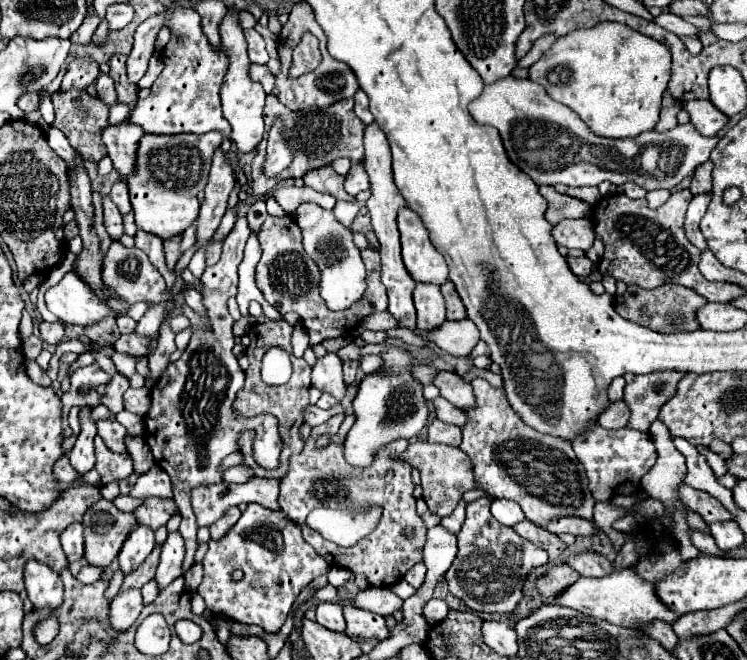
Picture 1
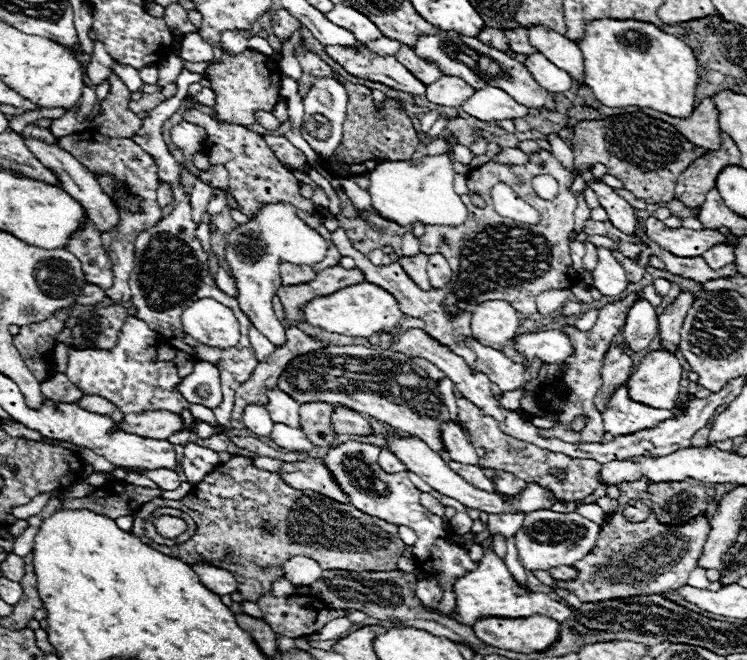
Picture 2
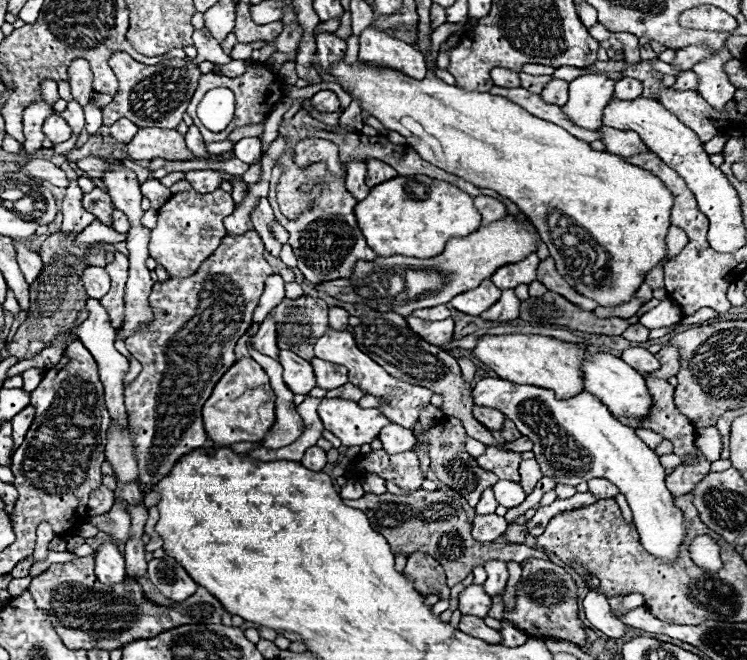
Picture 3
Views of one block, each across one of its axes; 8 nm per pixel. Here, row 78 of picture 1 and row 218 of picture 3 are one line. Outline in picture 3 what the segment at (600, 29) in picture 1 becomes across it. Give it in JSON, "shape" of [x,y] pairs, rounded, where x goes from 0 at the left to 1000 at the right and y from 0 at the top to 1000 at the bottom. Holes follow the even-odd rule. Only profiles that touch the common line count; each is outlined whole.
{"shape":[[[455,91],[450,100],[444,100],[444,115],[452,118],[452,124],[458,130],[463,130],[469,136],[469,145],[471,148],[479,148],[482,152],[482,161],[485,167],[493,167],[498,176],[503,176],[517,194],[527,197],[527,200],[535,200],[541,209],[549,209],[544,212],[562,236],[565,242],[608,264],[608,267],[616,267],[621,270],[624,276],[632,276],[635,282],[643,282],[643,285],[656,285],[672,297],[677,297],[680,303],[685,303],[710,333],[712,339],[720,345],[728,370],[734,373],[736,379],[736,388],[742,391],[742,400],[747,406],[747,415],[755,418],[755,424],[779,448],[801,458],[801,464],[809,464],[809,467],[819,467],[819,464],[830,464],[835,458],[843,458],[846,448],[851,445],[851,439],[862,430],[862,421],[865,415],[878,406],[881,400],[886,400],[892,394],[892,385],[894,385],[894,373],[892,373],[892,352],[894,352],[894,342],[897,342],[897,318],[900,318],[900,309],[902,309],[902,300],[897,291],[892,291],[894,285],[884,276],[884,270],[878,270],[876,264],[854,255],[854,252],[846,252],[846,248],[838,248],[830,236],[822,236],[822,233],[814,233],[814,230],[798,230],[790,224],[787,215],[779,215],[768,206],[763,206],[755,194],[739,188],[739,185],[731,185],[731,182],[723,182],[712,173],[707,173],[701,164],[696,164],[693,158],[672,148],[672,145],[659,145],[653,139],[624,139],[618,133],[610,133],[610,130],[600,130],[594,127],[589,118],[581,115],[581,105],[574,103],[570,112],[570,121],[554,121],[549,115],[522,115],[522,106],[511,106],[511,103],[495,103],[495,100],[487,100],[485,94],[477,94],[474,100],[466,100],[461,97],[461,91]],[[541,179],[552,179],[554,182],[554,200],[549,200],[541,188]],[[739,324],[744,324],[744,367],[739,361]]]}

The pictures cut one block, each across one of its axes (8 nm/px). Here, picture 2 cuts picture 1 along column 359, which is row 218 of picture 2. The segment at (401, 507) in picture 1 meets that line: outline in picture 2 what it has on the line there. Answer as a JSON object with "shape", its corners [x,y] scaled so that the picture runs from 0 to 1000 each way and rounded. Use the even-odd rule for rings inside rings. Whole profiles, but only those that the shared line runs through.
{"shape":[[[723,224],[718,233],[710,233],[710,245],[699,252],[672,252],[664,245],[651,245],[648,252],[632,258],[624,264],[627,288],[635,294],[643,294],[651,306],[648,315],[640,315],[632,309],[629,294],[621,294],[618,303],[627,315],[627,333],[618,342],[570,342],[570,352],[562,358],[562,379],[570,385],[589,382],[608,409],[608,418],[602,424],[602,433],[586,439],[586,442],[568,442],[562,439],[546,415],[538,409],[533,397],[525,397],[519,403],[501,403],[485,382],[479,382],[469,364],[463,361],[463,352],[452,345],[444,352],[447,373],[455,379],[458,388],[469,388],[477,394],[477,403],[487,412],[490,427],[498,427],[514,439],[519,439],[535,461],[538,473],[554,482],[565,482],[570,488],[570,503],[584,512],[589,521],[597,521],[618,539],[629,555],[637,548],[637,536],[621,521],[621,512],[632,512],[629,500],[629,473],[624,473],[624,464],[645,461],[648,455],[677,455],[683,458],[696,476],[718,476],[718,452],[723,442],[731,439],[755,439],[774,427],[774,415],[766,406],[763,379],[760,379],[760,358],[768,342],[768,318],[771,318],[771,300],[760,291],[760,282],[766,279],[766,264],[760,255],[755,255],[742,233]],[[728,245],[731,255],[720,255],[720,248]],[[734,264],[747,276],[747,297],[742,303],[726,303],[718,297],[712,285],[712,270]],[[675,276],[685,282],[685,288],[704,303],[710,312],[715,312],[723,321],[723,339],[699,339],[680,330],[672,330],[661,321],[656,309],[653,288],[664,279]],[[573,458],[573,461],[570,461]]]}

